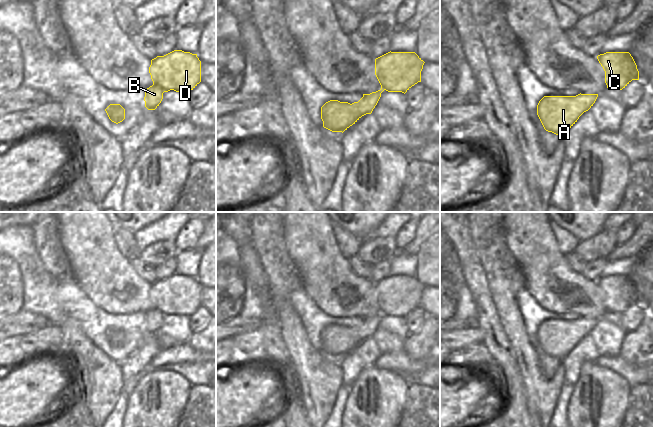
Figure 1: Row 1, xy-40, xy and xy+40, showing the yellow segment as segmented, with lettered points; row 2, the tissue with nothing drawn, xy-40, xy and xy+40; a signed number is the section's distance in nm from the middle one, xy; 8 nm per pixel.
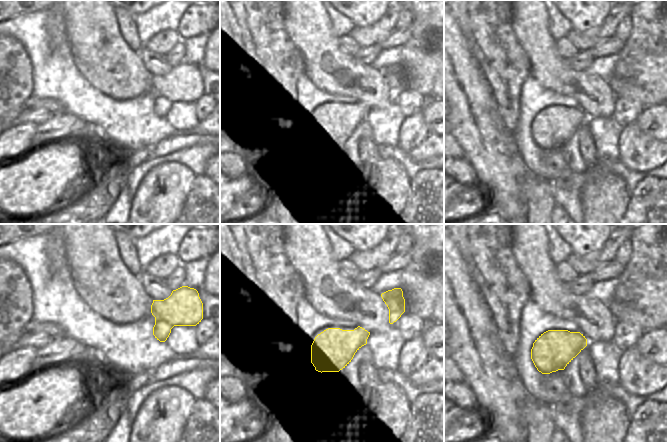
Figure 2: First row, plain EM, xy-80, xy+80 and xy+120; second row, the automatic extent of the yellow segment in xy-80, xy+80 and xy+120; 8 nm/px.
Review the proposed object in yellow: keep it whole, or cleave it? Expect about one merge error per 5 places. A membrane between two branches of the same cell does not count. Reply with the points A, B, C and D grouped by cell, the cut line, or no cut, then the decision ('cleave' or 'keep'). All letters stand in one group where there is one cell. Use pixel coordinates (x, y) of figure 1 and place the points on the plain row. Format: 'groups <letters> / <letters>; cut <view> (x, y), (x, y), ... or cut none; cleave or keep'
groups A B C D; cut none; keep

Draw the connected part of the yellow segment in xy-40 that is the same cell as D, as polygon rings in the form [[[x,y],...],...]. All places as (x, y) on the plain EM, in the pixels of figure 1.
[[[174,274],[164,280],[157,280],[151,284],[149,297],[153,309],[145,314],[145,331],[155,334],[163,323],[163,317],[170,314],[176,316],[190,316],[201,306],[201,285],[197,278]]]

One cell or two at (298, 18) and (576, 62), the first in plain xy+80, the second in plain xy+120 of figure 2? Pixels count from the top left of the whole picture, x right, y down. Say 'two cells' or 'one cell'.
two cells

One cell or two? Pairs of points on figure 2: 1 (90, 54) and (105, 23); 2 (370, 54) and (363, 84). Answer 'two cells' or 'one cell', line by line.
1: one cell
2: two cells

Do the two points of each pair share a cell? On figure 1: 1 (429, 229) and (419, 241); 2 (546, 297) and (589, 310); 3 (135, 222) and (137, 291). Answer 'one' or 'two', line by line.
1: one
2: one
3: two

